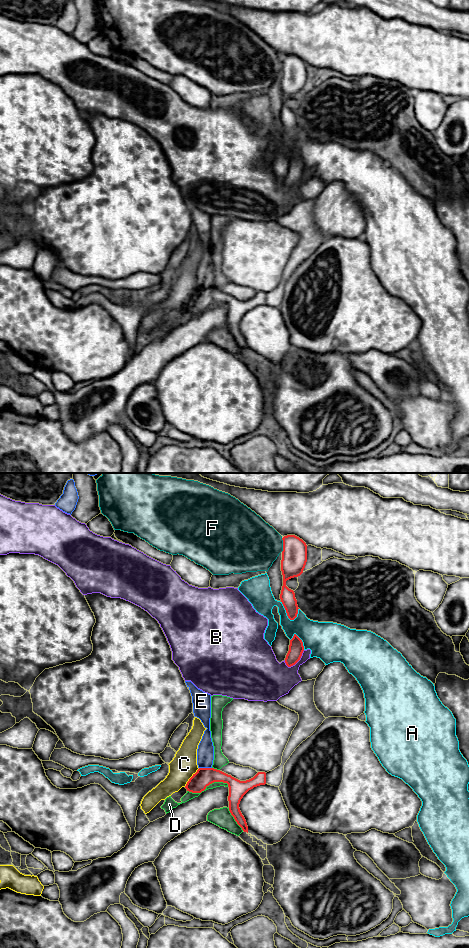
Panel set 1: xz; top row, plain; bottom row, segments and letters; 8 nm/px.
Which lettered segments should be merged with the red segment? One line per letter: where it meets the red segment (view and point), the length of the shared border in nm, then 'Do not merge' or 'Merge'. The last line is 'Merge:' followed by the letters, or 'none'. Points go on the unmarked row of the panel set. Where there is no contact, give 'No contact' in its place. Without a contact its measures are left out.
A: Touches red at xz (286, 132). Shared border 190 nm. Do not merge
B: Touches red at xz (296, 182). Shared border 200 nm. Do not merge
C: Touches red at xz (191, 297). Shared border 200 nm. Do not merge
D: Touches red at xz (207, 305). Shared border 340 nm. Do not merge
E: Touches red at xz (205, 288). Shared border 100 nm. Do not merge
F: Touches red at xz (283, 65). Shared border 110 nm. Do not merge
Merge: none

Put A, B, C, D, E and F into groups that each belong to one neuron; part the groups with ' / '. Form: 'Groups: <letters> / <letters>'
Groups: A / B / C / D / E / F

